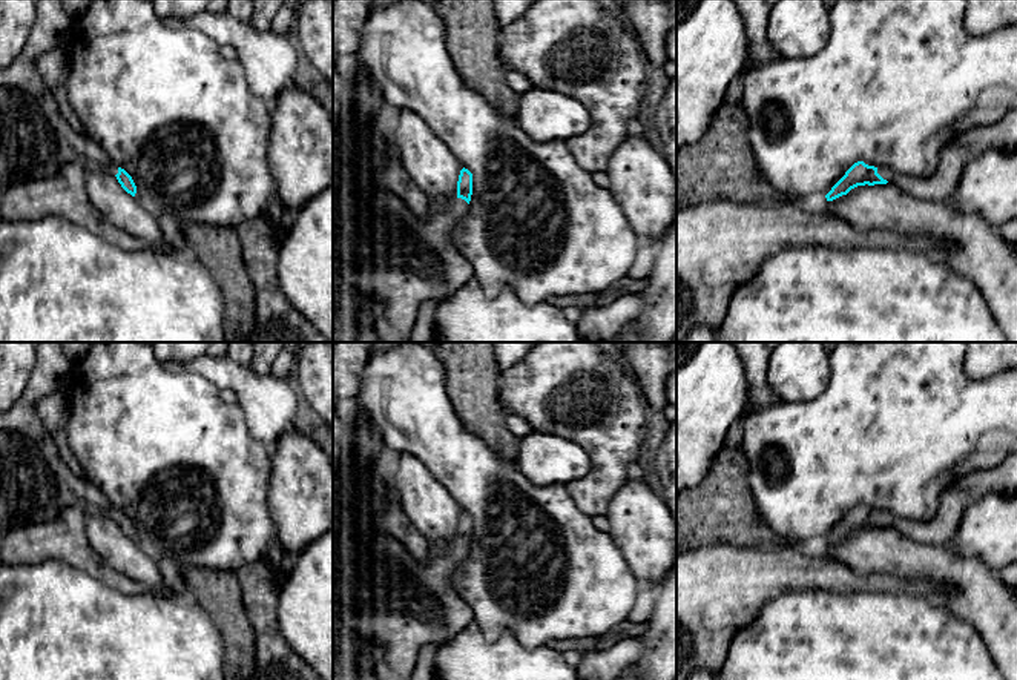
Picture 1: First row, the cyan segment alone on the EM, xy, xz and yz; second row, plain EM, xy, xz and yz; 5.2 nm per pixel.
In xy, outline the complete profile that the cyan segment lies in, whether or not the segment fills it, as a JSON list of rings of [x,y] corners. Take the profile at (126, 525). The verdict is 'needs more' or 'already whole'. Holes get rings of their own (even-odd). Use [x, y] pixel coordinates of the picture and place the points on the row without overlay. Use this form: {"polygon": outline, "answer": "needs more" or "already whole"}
{"polygon": [[[40,342],[26,388],[11,408],[0,413],[0,537],[23,525],[51,522],[67,507],[78,507],[86,516],[112,517],[127,537],[137,537],[132,520],[92,482],[69,470],[38,414],[38,401],[64,385],[72,365],[60,342]]], "answer": "needs more"}

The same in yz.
{"polygon": [[[1011,453],[992,468],[974,471],[966,479],[957,479],[953,487],[940,494],[939,511],[931,522],[903,520],[888,511],[874,511],[857,505],[825,542],[833,545],[857,530],[891,527],[916,542],[946,546],[959,530],[966,508],[985,494],[1017,494],[1017,453]]], "answer": "needs more"}

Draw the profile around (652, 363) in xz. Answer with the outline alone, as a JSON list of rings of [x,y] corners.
[[[624,342],[620,353],[634,368],[647,398],[647,408],[664,411],[669,405],[666,381],[676,371],[676,347],[667,348],[661,342]]]

